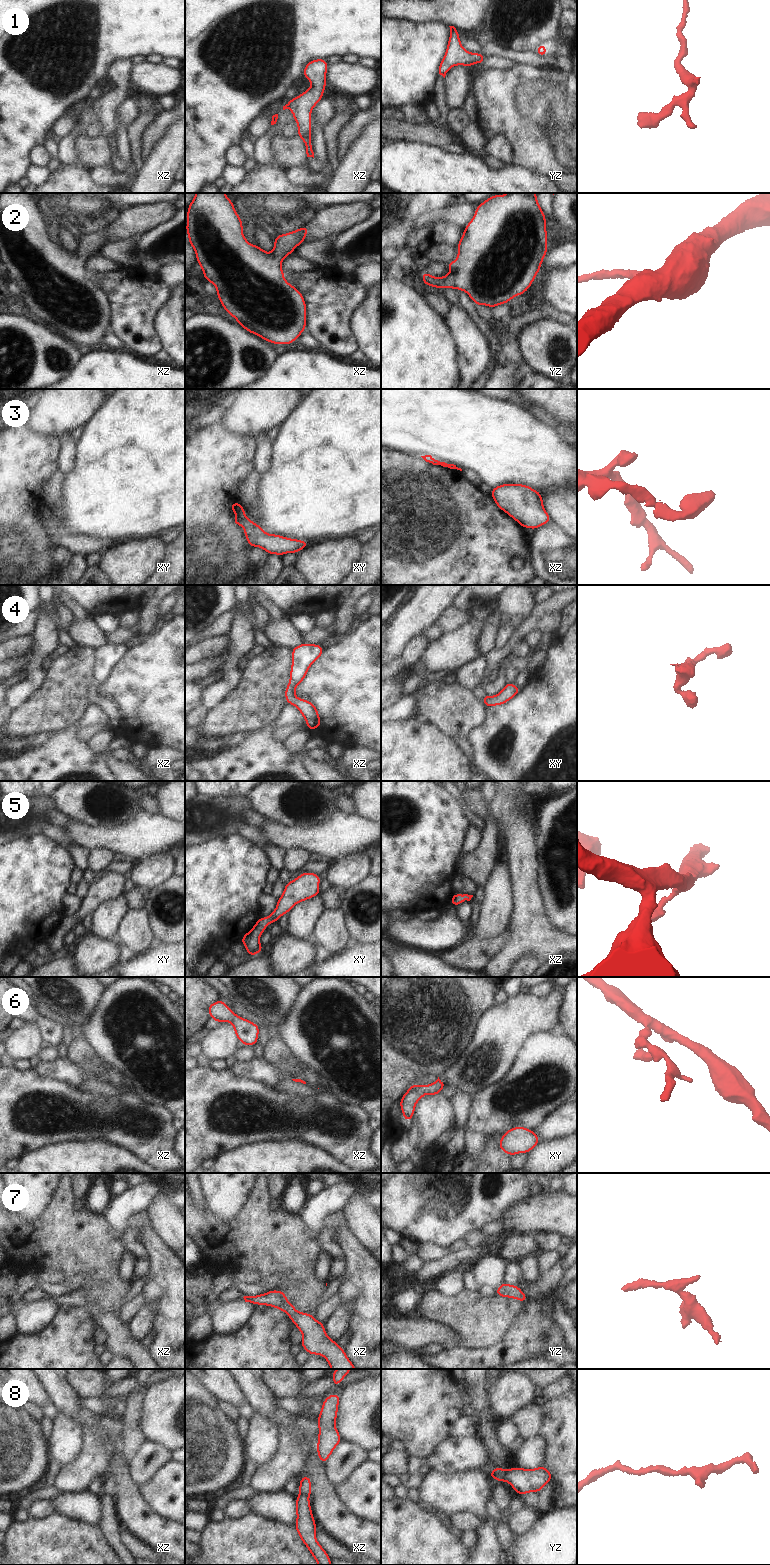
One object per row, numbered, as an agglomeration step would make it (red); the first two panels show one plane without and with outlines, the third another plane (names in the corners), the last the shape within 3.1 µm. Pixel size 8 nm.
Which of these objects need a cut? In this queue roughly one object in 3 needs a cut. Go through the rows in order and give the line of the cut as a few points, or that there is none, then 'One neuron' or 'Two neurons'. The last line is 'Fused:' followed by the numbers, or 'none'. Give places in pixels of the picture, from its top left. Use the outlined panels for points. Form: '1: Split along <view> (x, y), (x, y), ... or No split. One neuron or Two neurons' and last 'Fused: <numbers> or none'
1: No split. One neuron
2: No split. One neuron
3: No split. One neuron
4: No split. One neuron
5: No split. One neuron
6: No split. One neuron
7: No split. One neuron
8: No split. One neuron
Fused: none.

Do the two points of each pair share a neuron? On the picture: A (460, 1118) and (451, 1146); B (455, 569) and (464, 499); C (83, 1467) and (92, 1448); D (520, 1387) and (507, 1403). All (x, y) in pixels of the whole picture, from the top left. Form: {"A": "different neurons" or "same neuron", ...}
{"A": "same neuron", "B": "same neuron", "C": "same neuron", "D": "same neuron"}

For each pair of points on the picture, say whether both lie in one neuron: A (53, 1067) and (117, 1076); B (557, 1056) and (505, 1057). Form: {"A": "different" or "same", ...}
{"A": "same", "B": "different"}

